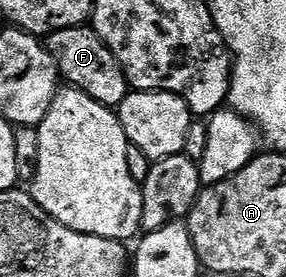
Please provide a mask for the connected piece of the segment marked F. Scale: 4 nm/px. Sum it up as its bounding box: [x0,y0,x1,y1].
[46,26,130,110]

